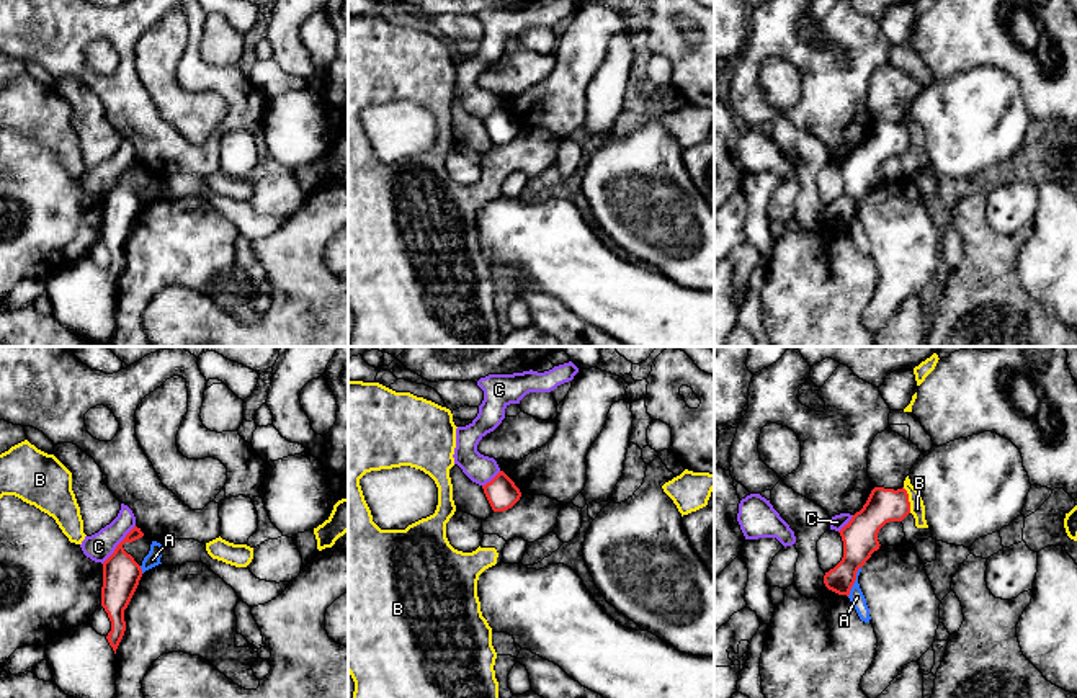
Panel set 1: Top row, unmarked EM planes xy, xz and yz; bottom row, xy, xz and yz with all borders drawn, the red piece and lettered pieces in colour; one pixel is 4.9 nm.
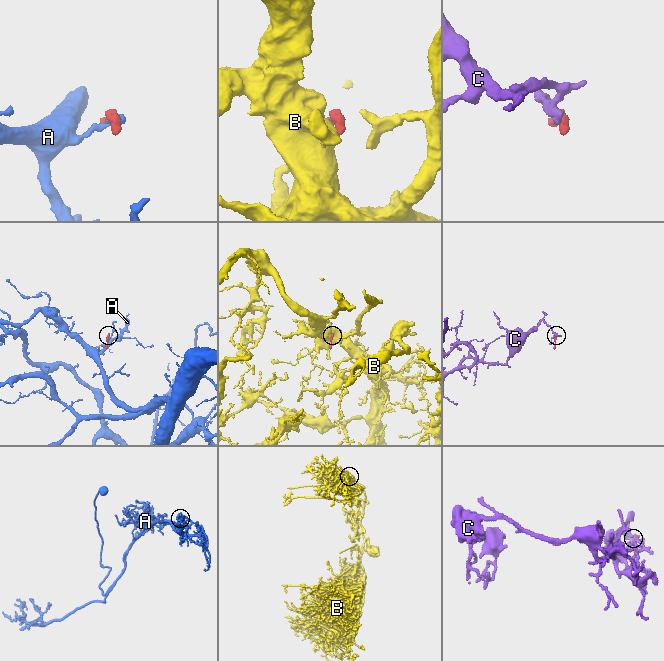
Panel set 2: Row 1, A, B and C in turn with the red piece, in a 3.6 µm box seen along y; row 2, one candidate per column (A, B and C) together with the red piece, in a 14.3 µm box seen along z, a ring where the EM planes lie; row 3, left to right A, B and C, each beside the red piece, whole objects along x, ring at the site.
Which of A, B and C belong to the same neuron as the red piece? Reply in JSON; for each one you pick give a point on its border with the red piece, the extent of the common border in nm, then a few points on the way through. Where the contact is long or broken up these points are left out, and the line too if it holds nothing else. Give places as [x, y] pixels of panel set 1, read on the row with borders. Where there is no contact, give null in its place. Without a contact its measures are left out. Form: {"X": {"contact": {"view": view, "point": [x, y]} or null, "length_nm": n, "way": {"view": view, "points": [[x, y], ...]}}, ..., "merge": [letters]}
{"merge": []}

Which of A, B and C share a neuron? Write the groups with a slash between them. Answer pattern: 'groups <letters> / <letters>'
groups A / B / C

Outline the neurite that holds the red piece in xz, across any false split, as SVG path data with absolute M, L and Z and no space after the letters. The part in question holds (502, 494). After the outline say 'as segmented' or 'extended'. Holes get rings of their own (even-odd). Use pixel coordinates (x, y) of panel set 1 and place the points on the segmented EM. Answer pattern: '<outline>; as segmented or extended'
M503 471L482 485L482 489L494 512L512 508L521 497L520 489Z; as segmented

